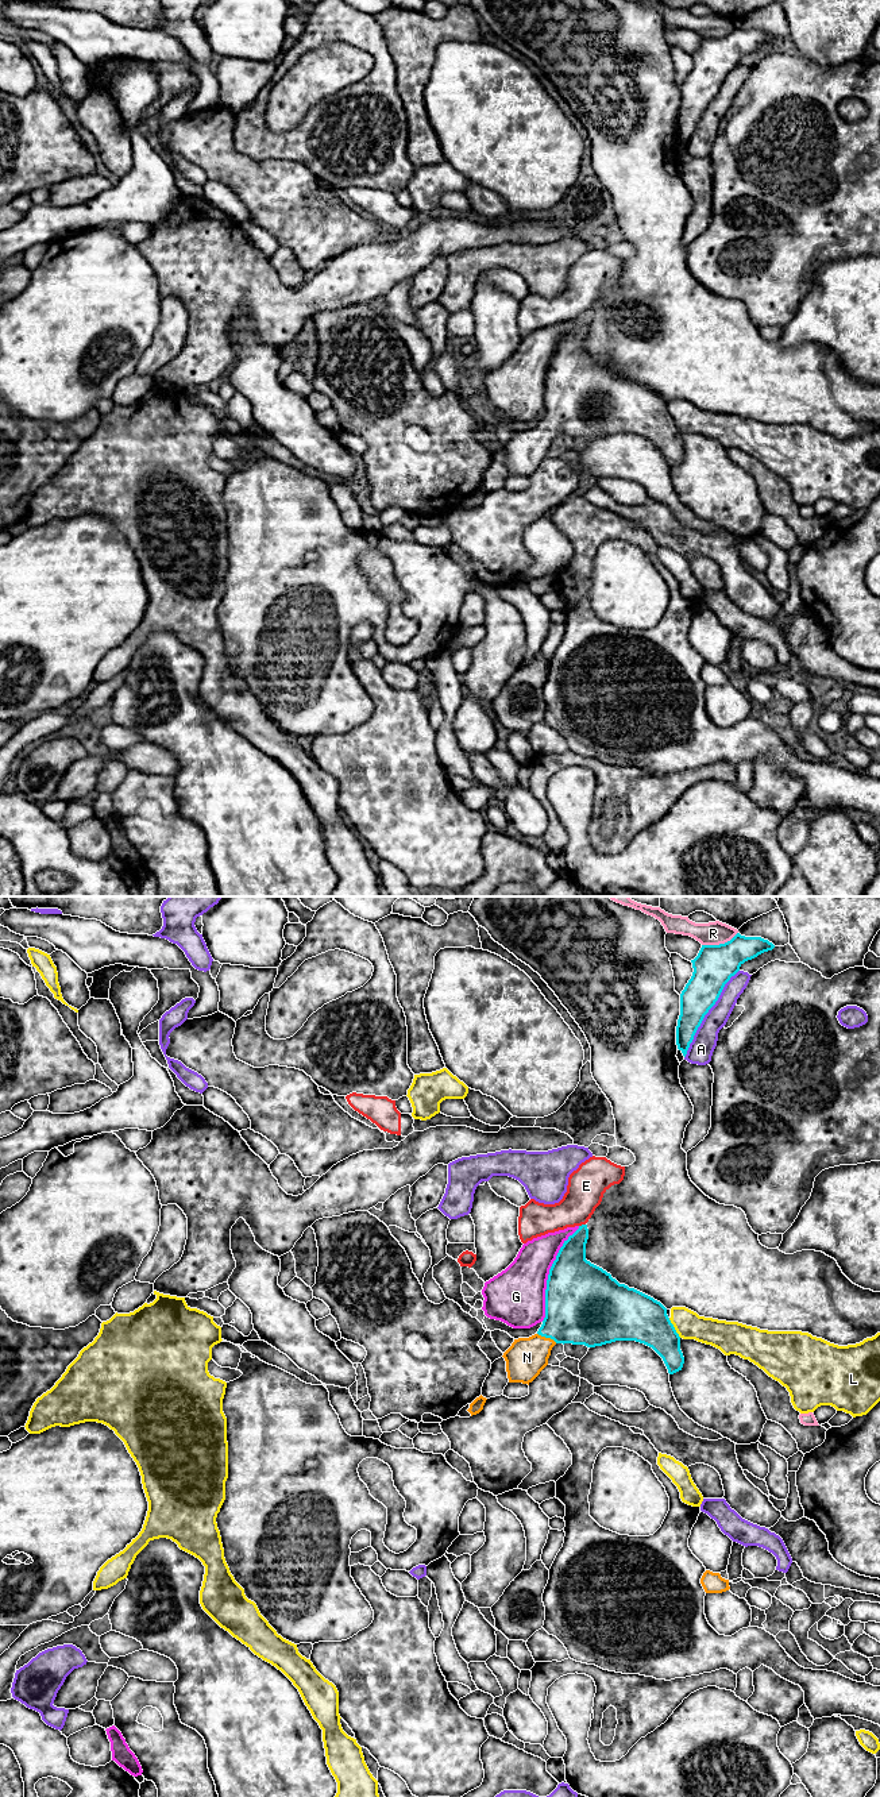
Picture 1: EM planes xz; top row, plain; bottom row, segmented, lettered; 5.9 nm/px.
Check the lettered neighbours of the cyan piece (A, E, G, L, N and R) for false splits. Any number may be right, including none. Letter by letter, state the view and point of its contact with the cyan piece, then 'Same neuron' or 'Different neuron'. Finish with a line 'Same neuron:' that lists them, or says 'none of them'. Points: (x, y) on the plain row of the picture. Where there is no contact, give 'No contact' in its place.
A: Touches cyan at xz (706, 105). Different neuron
E: Touches cyan at xz (582, 317). Different neuron
G: Touches cyan at xz (550, 366). Different neuron
L: Touches cyan at xz (674, 420). Different neuron
N: Touches cyan at xz (547, 430). Same neuron
R: Touches cyan at xz (720, 37). Different neuron
Same neuron: N

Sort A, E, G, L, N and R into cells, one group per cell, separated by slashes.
A / E / G / L / N / R

